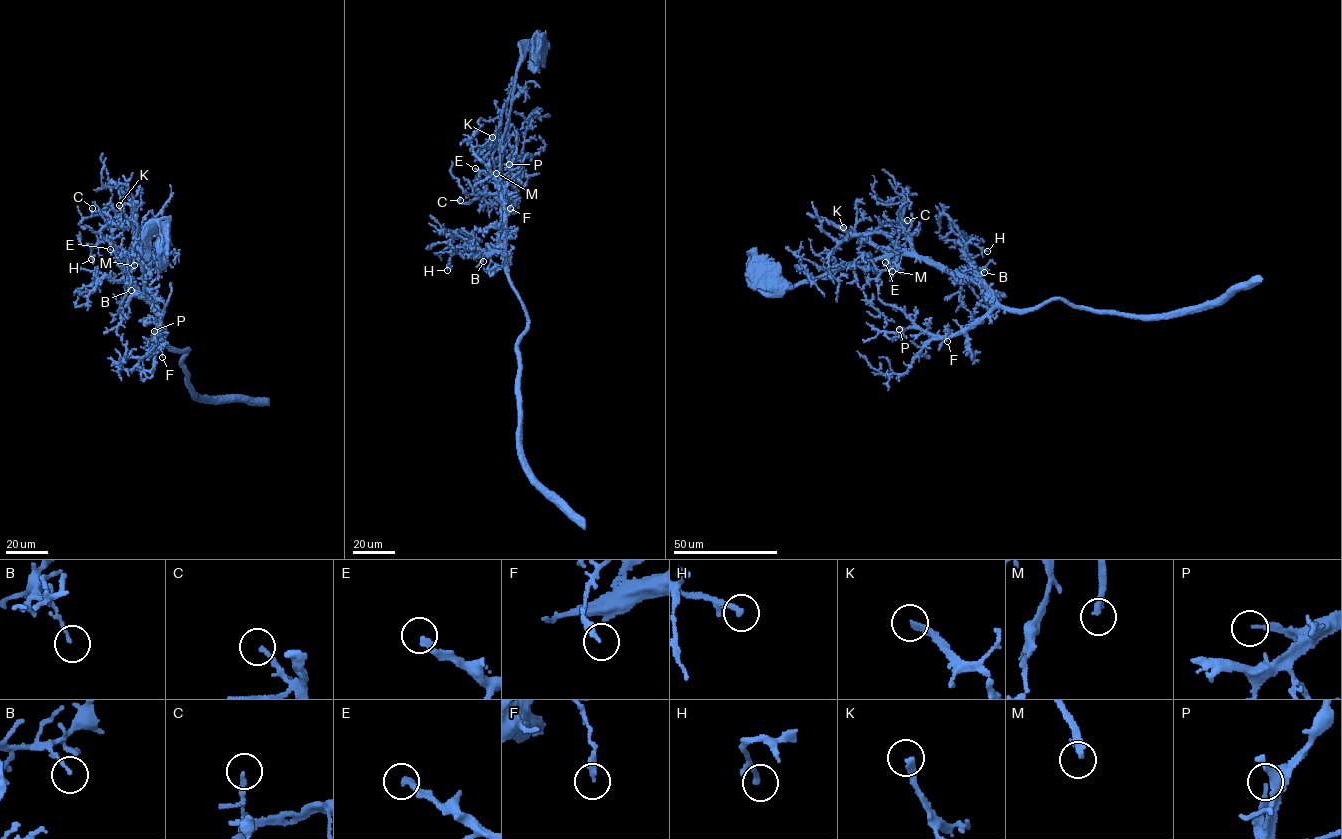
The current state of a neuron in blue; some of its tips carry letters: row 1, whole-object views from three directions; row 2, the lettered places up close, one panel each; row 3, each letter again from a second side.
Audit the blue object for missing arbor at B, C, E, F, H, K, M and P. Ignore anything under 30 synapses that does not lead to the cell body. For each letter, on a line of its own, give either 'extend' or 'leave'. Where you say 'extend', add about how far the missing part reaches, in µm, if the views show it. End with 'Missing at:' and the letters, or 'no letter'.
B: leave
C: leave
E: leave
F: leave
H: leave
K: leave
M: extend | 25 µm
P: extend | 15 µm
Missing at: M, P

